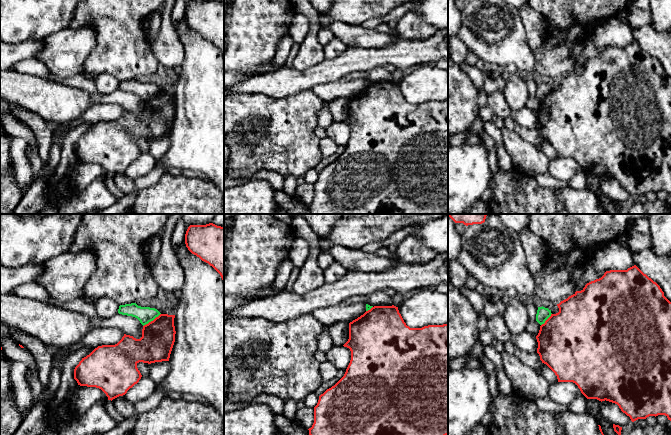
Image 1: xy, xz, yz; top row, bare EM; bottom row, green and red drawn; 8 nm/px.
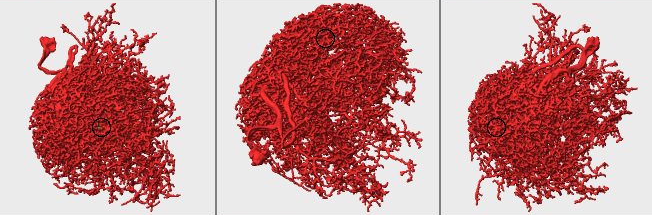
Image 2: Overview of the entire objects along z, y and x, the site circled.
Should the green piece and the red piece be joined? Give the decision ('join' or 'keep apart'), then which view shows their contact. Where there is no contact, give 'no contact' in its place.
keep apart | xy

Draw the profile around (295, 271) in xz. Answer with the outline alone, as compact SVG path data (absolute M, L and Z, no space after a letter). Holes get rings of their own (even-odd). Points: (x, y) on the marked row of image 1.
M294 267L294 268L292 269L292 272L291 272L291 274L290 274L289 281L287 282L285 291L289 291L289 292L292 291L293 284L294 284L295 280L297 279L299 272L300 272L300 268Z

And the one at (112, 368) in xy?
M160 314L143 326L140 339L124 334L115 345L98 346L75 367L74 379L80 386L101 389L111 401L125 395L142 377L137 368L139 362L151 364L169 361L176 334L174 318L175 315Z

